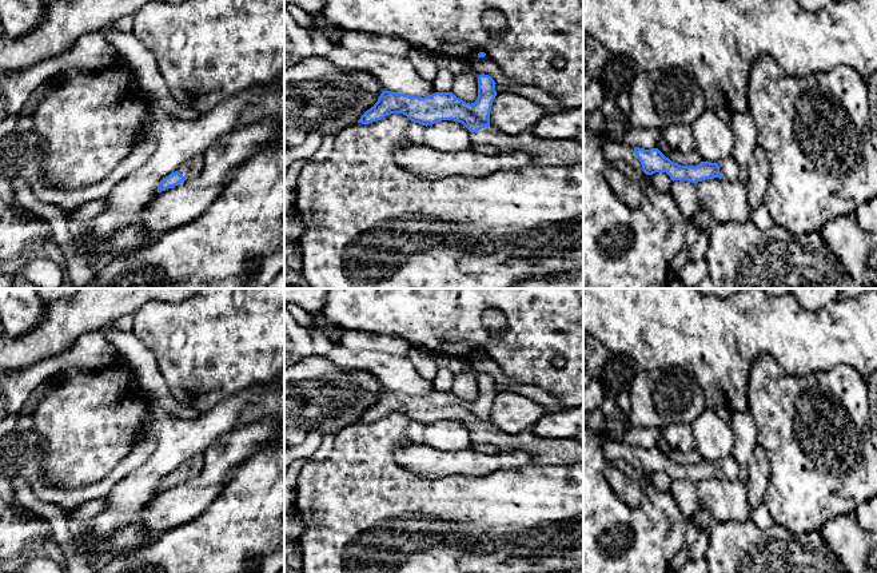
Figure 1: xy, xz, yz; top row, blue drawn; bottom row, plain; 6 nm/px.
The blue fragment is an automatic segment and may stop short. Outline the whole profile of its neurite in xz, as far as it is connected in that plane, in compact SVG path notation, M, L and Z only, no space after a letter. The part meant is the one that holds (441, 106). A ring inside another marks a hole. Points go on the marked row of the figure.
M489 75L478 76L478 98L474 103L466 103L453 92L435 92L430 96L419 98L398 92L383 91L378 102L367 110L358 123L370 124L391 114L403 114L411 122L422 126L431 126L442 120L454 120L462 123L471 132L473 144L490 144L503 152L526 152L533 156L533 164L538 167L569 167L583 166L583 143L577 140L541 140L530 131L517 136L503 135L490 127L490 112L497 96L495 81Z

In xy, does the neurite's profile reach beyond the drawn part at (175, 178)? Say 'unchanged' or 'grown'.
grown

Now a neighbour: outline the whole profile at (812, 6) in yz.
M797 0L800 7L809 12L817 12L833 1L837 1L837 0Z

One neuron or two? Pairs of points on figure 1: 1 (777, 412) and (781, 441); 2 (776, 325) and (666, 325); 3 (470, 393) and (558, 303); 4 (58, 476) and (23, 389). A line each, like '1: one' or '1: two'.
1: one
2: one
3: two
4: two

